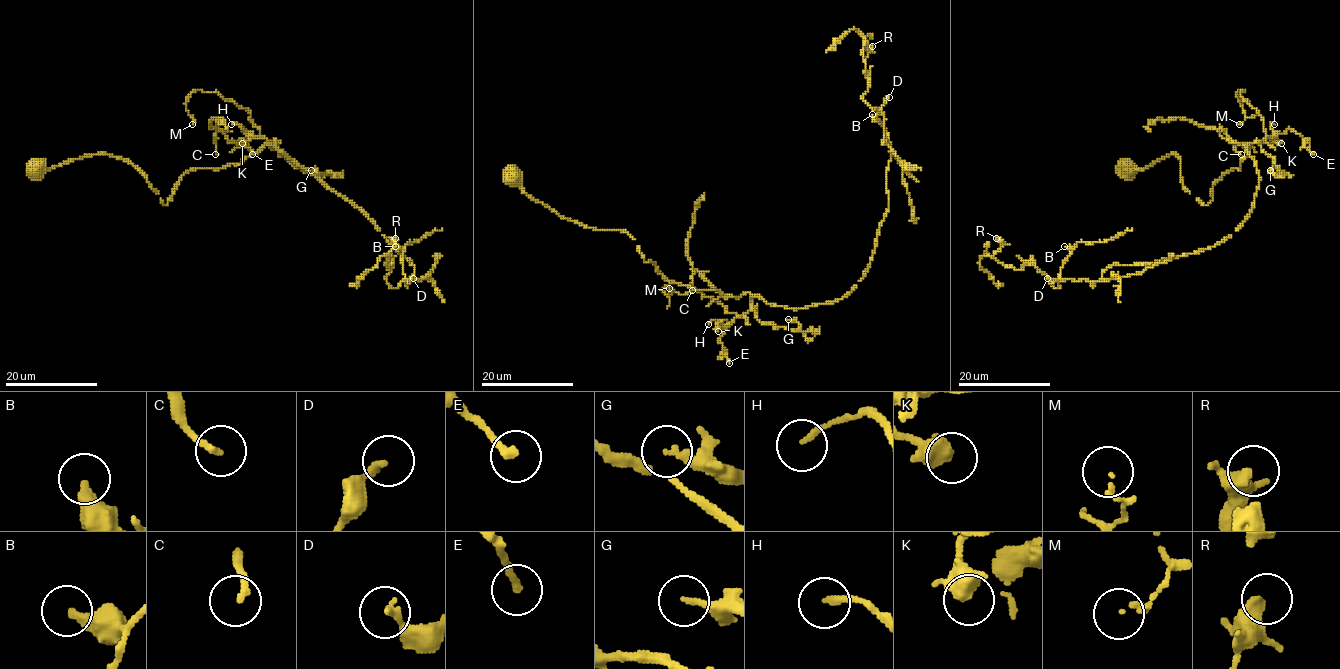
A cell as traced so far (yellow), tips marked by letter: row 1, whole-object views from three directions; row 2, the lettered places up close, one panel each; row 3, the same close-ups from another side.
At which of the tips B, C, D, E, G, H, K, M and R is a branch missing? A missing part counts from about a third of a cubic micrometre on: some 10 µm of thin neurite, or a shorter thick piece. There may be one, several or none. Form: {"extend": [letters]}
{"extend": []}

